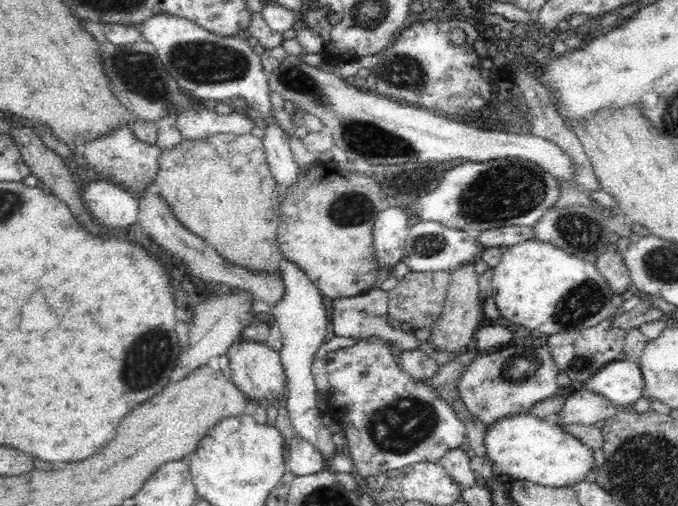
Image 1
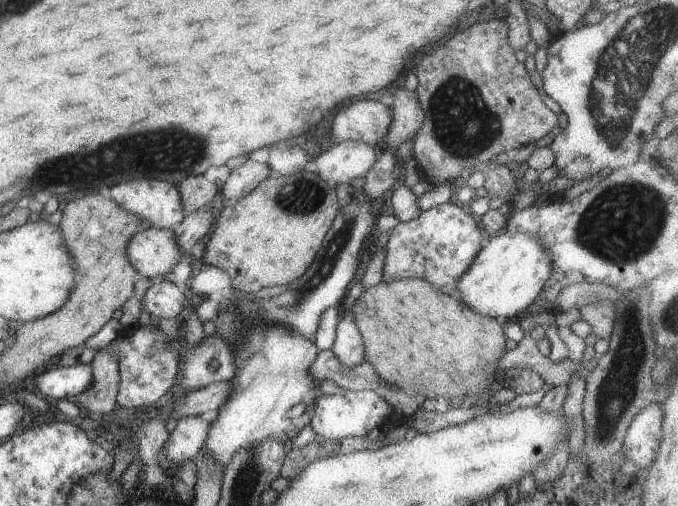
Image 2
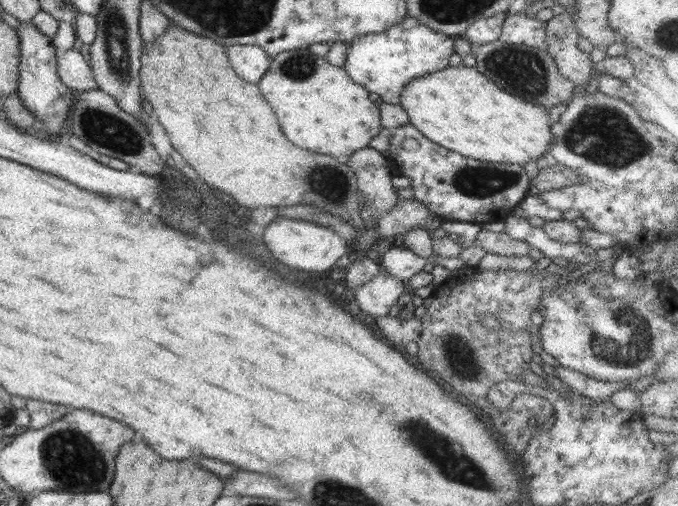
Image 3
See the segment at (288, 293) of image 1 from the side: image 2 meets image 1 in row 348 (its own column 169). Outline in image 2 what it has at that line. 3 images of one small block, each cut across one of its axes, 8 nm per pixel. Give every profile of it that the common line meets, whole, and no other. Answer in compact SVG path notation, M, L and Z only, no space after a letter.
M154 281L145 293L142 304L144 310L156 318L175 318L189 303L189 296L187 290L178 288L172 281Z

